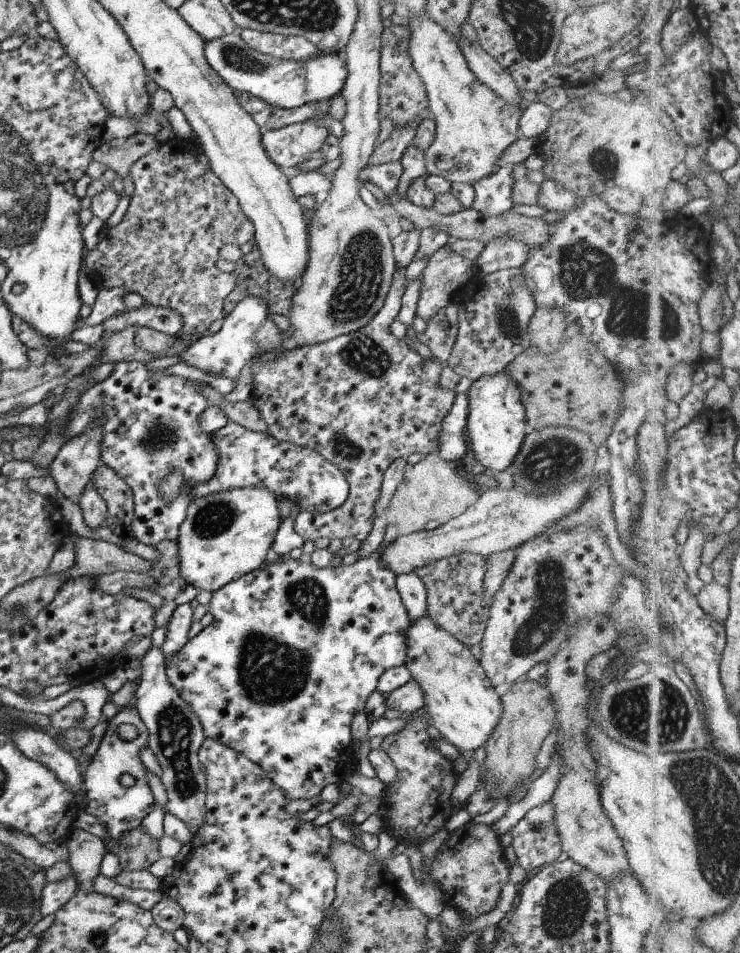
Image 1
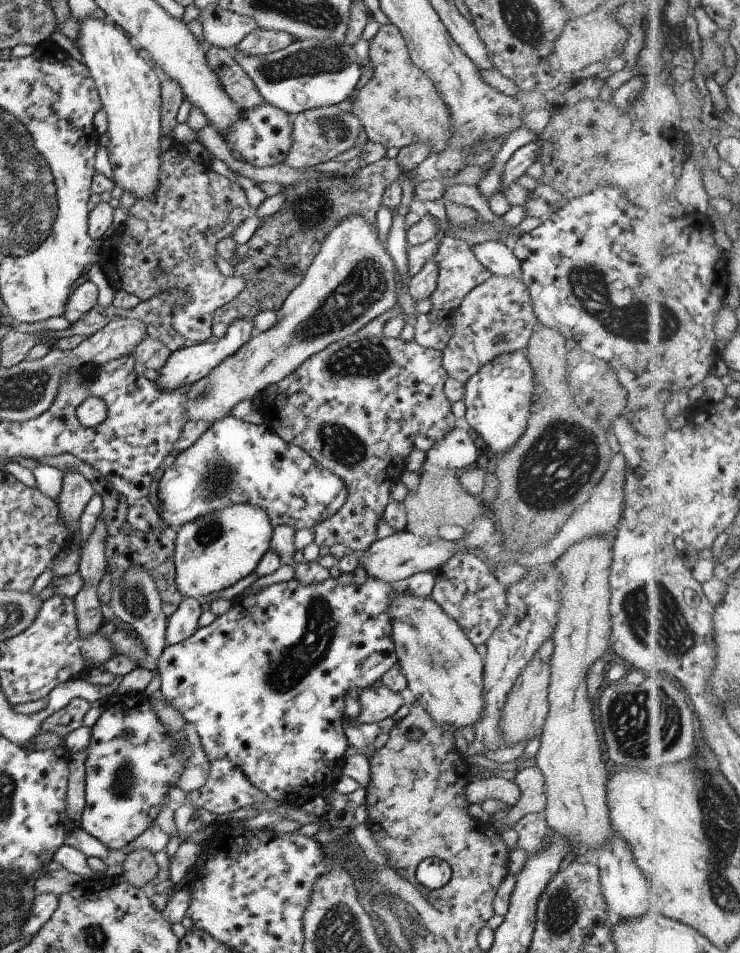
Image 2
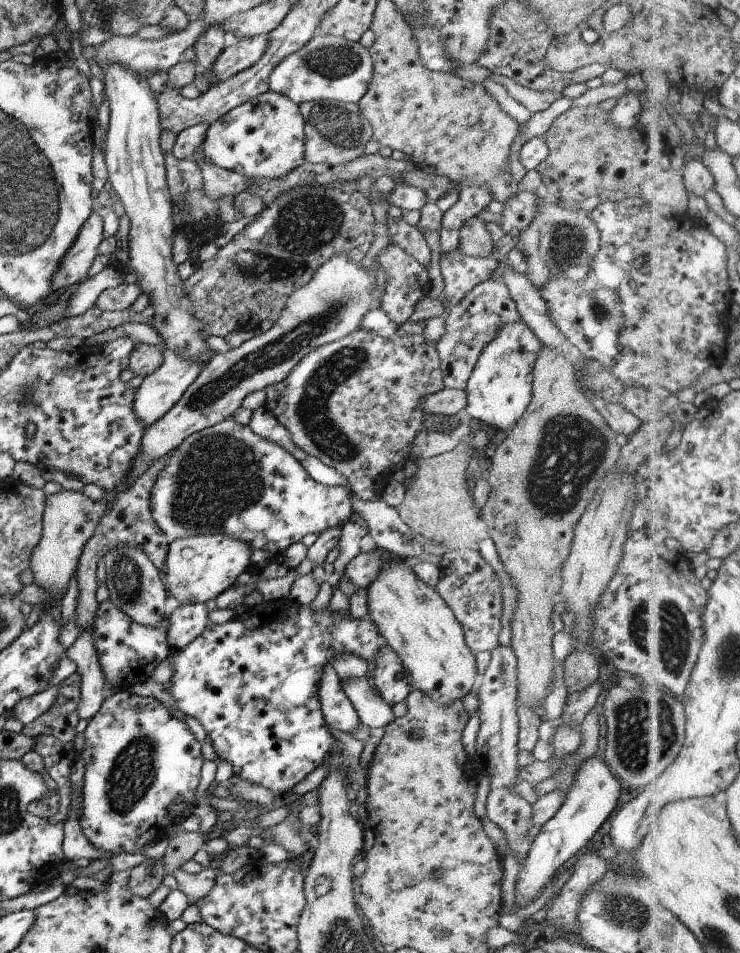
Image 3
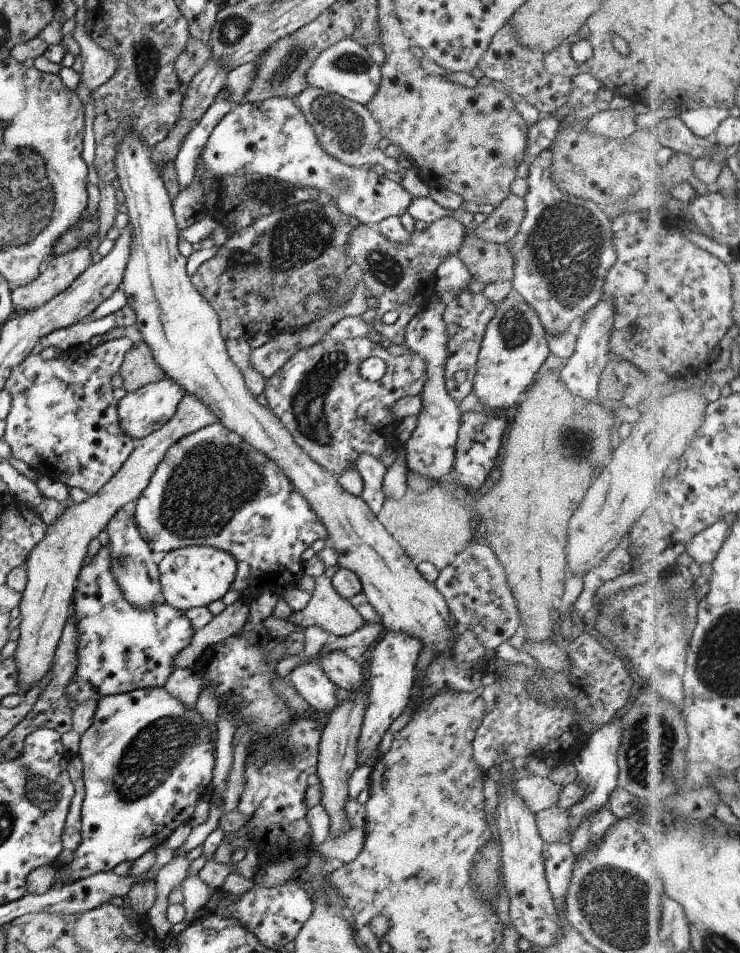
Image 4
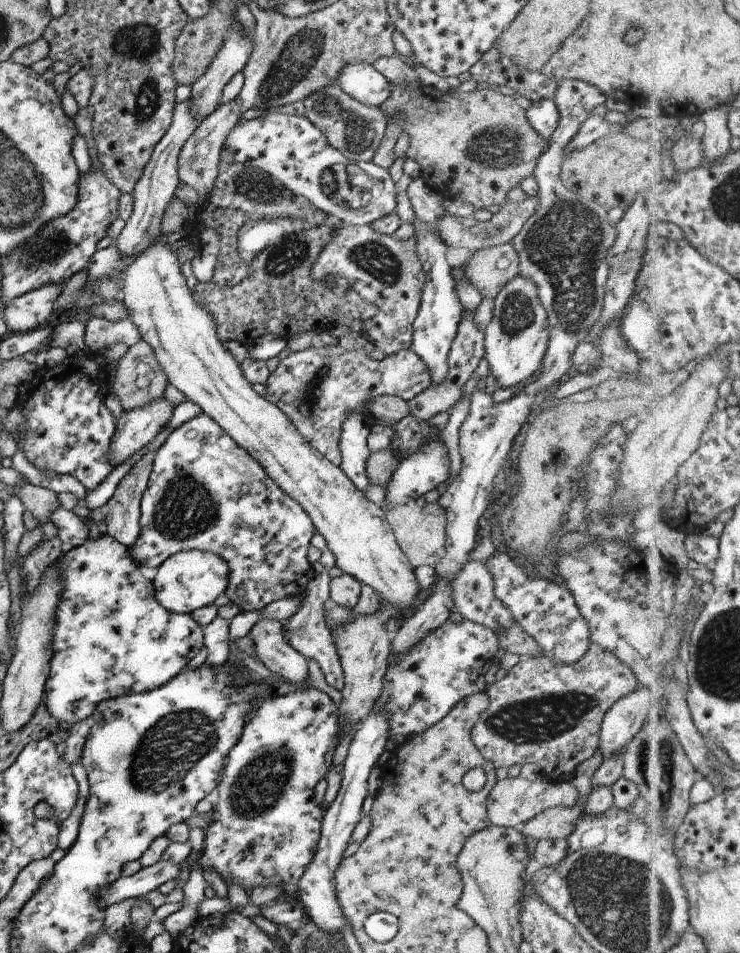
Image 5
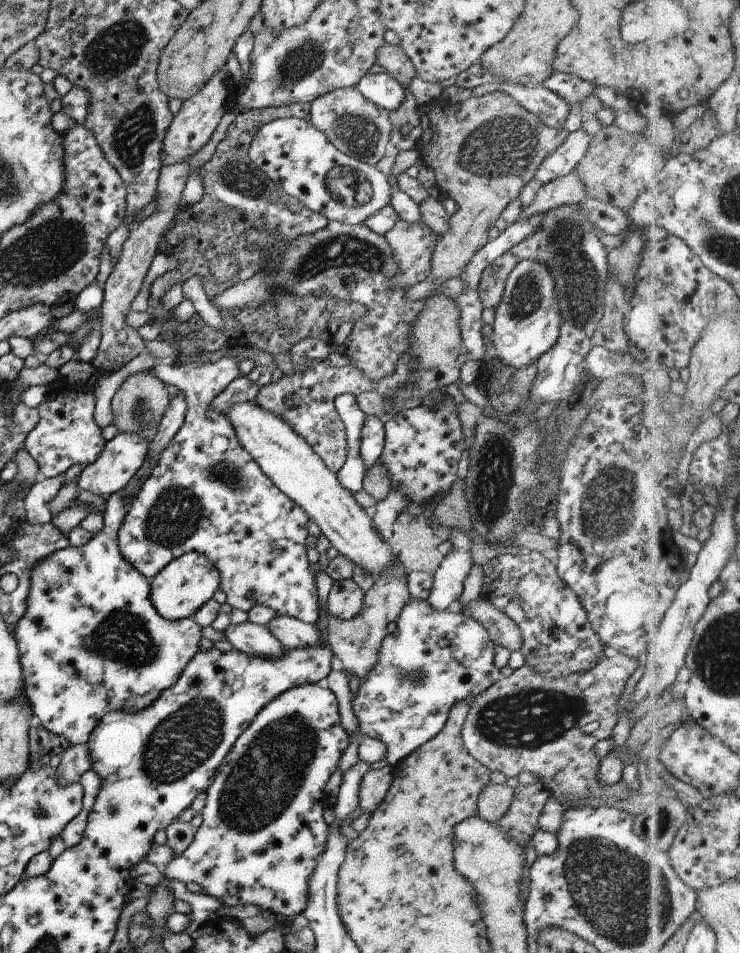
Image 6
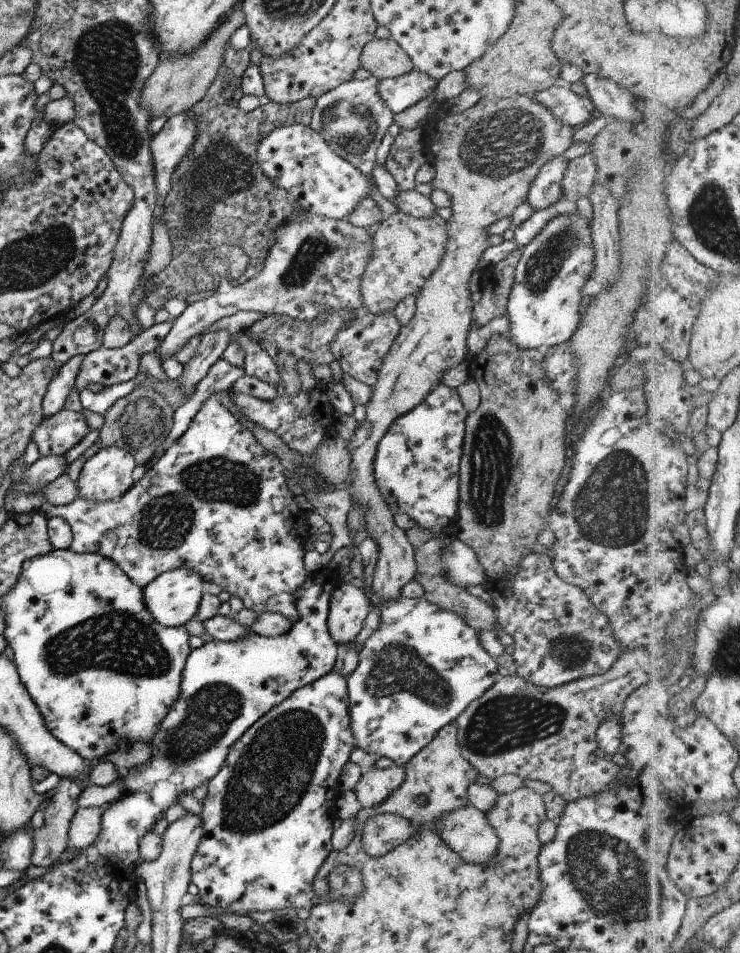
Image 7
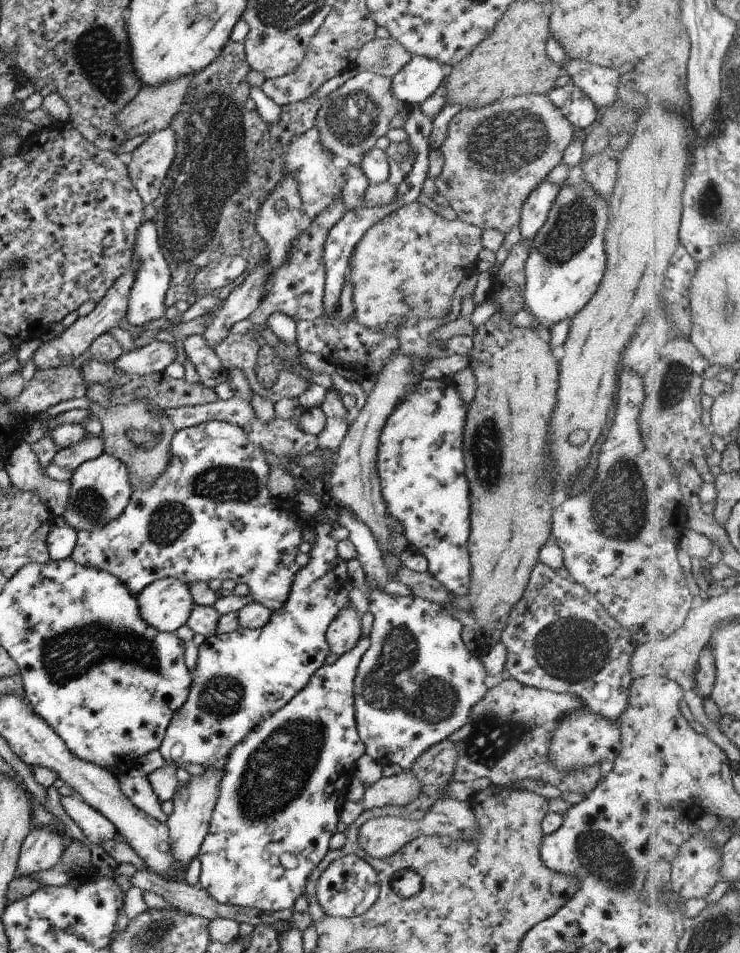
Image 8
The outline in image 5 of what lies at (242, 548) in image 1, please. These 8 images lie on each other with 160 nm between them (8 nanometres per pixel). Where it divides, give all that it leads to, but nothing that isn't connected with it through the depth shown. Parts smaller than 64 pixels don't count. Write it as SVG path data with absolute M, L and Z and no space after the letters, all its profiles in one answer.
M197 549L179 551L166 558L158 567L151 584L155 600L172 613L190 614L191 611L210 605L224 592L228 581L226 562L216 554Z

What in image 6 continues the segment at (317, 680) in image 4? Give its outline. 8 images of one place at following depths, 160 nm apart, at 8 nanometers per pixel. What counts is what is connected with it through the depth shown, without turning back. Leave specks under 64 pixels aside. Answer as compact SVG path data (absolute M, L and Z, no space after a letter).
M245 620L241 624L229 623L223 632L225 640L232 648L248 655L257 655L276 659L285 649L280 642L266 629L266 626L256 625Z

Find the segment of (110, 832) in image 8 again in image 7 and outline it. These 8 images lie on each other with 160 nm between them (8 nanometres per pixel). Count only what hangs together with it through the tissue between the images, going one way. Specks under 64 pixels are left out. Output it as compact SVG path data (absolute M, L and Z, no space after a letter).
M77 807L68 826L67 847L84 849L96 841L100 831L100 807Z

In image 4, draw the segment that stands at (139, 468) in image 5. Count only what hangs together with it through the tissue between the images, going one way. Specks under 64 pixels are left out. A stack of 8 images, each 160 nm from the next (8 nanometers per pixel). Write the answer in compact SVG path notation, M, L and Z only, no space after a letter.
M131 507L117 510L117 514L113 514L113 518L106 526L109 537L107 550L109 550L109 564L111 564L109 572L115 578L125 602L137 610L145 610L145 608L151 608L153 604L158 605L164 601L161 597L157 564L151 560L151 550L147 542L141 538L134 520L131 520L132 516Z

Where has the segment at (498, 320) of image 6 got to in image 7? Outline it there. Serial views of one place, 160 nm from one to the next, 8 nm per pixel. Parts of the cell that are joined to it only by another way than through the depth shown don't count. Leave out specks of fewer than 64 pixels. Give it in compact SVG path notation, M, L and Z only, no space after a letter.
M578 211L554 216L523 247L514 268L514 283L505 304L508 318L507 340L522 349L543 349L548 351L555 345L565 344L573 334L580 320L581 288L588 278L593 277L594 252L590 237L590 221Z

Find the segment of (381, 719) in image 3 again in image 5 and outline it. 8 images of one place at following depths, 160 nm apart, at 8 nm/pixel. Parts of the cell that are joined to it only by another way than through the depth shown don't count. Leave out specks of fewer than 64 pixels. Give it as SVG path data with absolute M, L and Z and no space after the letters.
M327 568L318 574L314 574L306 584L305 594L303 594L303 600L297 612L281 620L281 624L286 633L287 644L293 650L302 654L306 660L315 660L321 670L321 674L324 676L325 682L335 690L340 691L344 685L344 676L330 630L326 627L324 618L325 604L329 601L328 584L330 580Z

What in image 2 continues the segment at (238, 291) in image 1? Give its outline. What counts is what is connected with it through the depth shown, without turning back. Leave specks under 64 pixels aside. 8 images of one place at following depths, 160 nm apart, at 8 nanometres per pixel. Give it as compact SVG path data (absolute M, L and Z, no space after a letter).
M378 162L369 163L351 173L353 182L347 184L337 179L307 179L292 185L281 185L283 203L273 214L261 218L252 237L235 247L227 261L233 268L234 277L242 278L244 285L236 298L215 309L211 320L229 324L235 319L252 318L260 311L276 310L285 297L301 282L304 272L320 249L326 234L343 219L352 215L363 217L375 226L375 212L383 194L382 186L388 181Z

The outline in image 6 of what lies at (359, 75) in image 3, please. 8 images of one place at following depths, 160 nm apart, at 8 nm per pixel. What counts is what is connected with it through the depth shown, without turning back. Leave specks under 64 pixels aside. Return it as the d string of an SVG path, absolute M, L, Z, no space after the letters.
M385 72L364 74L355 88L369 102L387 112L395 110L401 104L406 93L405 88Z

